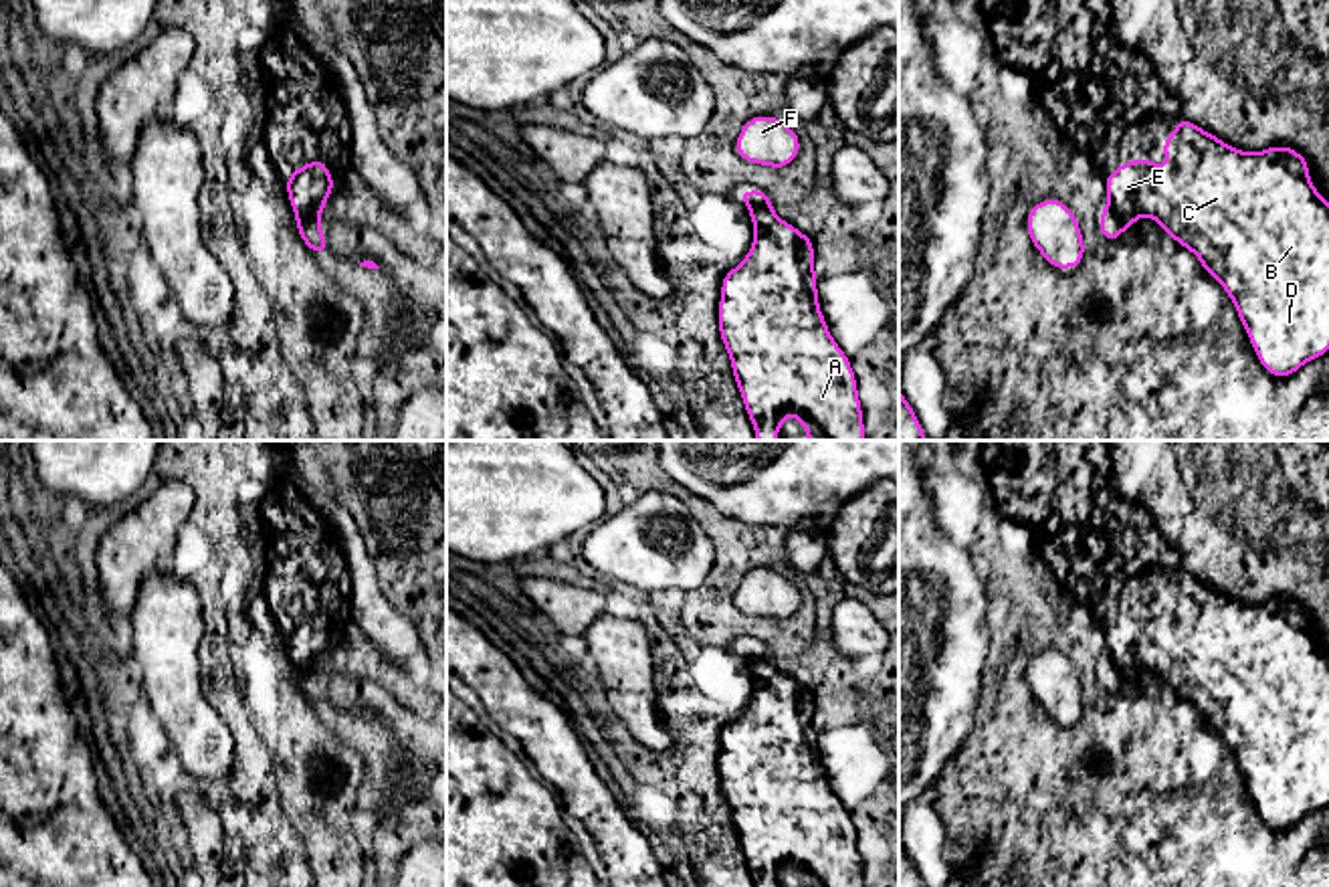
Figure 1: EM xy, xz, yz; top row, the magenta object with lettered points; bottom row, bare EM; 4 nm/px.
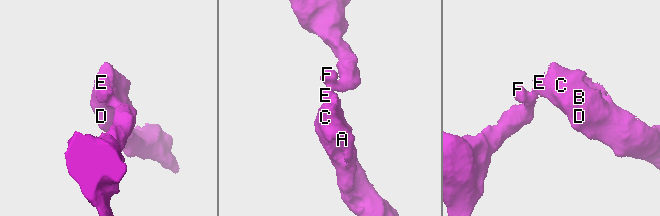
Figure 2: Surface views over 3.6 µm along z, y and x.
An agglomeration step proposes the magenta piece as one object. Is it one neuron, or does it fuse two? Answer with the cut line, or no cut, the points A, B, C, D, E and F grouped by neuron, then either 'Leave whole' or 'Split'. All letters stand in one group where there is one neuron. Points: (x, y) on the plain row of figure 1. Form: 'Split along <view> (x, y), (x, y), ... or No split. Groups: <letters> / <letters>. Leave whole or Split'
Split along xz (748, 657), (770, 659). Groups: A B C D E / F. Split

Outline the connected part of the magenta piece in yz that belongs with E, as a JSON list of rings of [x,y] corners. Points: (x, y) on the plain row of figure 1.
[[[1182,568],[1175,574],[1178,578],[1169,590],[1157,598],[1157,602],[1167,606],[1169,618],[1153,618],[1149,606],[1133,614],[1121,614],[1113,626],[1103,628],[1109,655],[1123,675],[1123,681],[1133,681],[1137,669],[1145,667],[1153,671],[1180,699],[1192,703],[1200,711],[1202,723],[1214,729],[1232,752],[1260,818],[1274,830],[1289,830],[1307,814],[1329,804],[1329,655],[1315,643],[1309,630],[1309,612],[1297,602],[1289,598],[1270,598],[1262,604],[1248,606],[1224,596],[1220,590]]]

